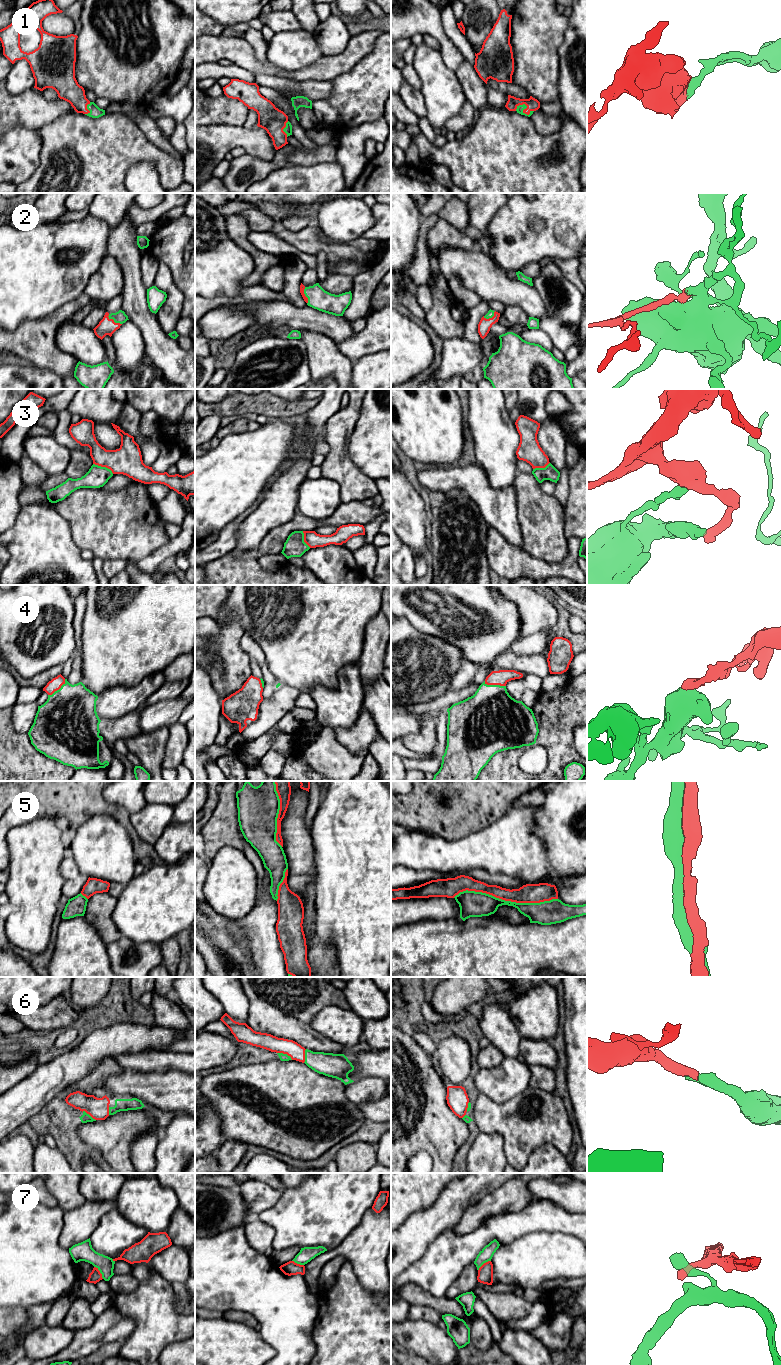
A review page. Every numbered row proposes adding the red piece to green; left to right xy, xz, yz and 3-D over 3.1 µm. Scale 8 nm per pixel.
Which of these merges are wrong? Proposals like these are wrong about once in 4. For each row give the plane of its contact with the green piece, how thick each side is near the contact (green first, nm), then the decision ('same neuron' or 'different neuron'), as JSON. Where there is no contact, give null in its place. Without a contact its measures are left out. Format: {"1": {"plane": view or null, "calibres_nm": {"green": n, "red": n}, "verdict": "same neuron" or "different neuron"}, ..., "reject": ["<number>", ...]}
{"1": {"plane": "yz", "calibres_nm": {"green": 60, "red": 100}, "verdict": "same neuron"}, "2": {"plane": "xy", "calibres_nm": {"green": 100, "red": 140}, "verdict": "same neuron"}, "3": {"plane": "xy", "calibres_nm": {"green": 170, "red": 240}, "verdict": "different neuron"}, "4": {"plane": "yz", "calibres_nm": {"green": 440, "red": 120}, "verdict": "same neuron"}, "5": {"plane": "yz", "calibres_nm": {"green": 200, "red": 160}, "verdict": "same neuron"}, "6": {"plane": "xz", "calibres_nm": {"green": 60, "red": 130}, "verdict": "same neuron"}, "7": {"plane": "xy", "calibres_nm": {"green": 150, "red": 100}, "verdict": "different neuron"}, "reject": ["3", "7"]}

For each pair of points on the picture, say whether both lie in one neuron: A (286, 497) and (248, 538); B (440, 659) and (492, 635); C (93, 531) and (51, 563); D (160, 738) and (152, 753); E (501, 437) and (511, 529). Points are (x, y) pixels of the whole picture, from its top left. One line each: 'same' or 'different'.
A: same
B: different
C: different
D: same
E: different

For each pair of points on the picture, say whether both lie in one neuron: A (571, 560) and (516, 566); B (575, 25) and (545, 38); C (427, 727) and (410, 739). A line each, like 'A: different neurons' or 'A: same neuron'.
A: same neuron
B: different neurons
C: same neuron

